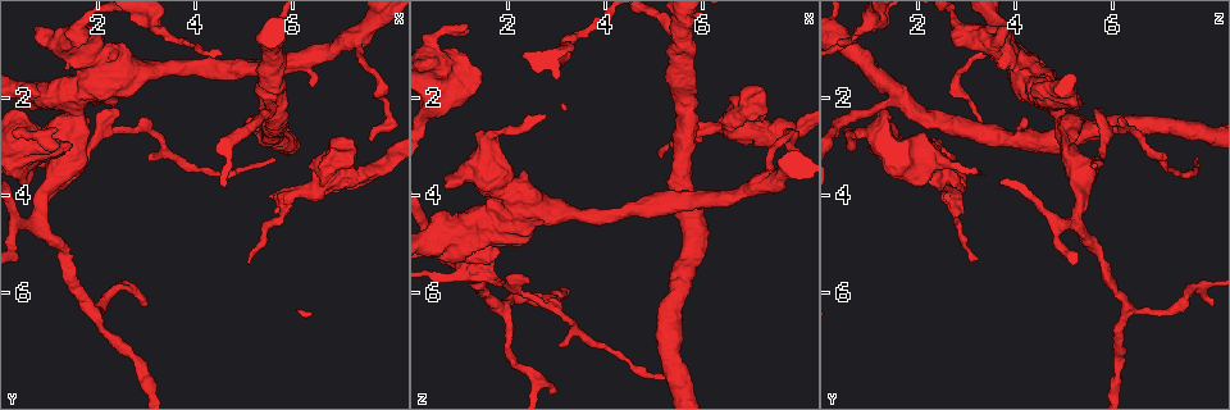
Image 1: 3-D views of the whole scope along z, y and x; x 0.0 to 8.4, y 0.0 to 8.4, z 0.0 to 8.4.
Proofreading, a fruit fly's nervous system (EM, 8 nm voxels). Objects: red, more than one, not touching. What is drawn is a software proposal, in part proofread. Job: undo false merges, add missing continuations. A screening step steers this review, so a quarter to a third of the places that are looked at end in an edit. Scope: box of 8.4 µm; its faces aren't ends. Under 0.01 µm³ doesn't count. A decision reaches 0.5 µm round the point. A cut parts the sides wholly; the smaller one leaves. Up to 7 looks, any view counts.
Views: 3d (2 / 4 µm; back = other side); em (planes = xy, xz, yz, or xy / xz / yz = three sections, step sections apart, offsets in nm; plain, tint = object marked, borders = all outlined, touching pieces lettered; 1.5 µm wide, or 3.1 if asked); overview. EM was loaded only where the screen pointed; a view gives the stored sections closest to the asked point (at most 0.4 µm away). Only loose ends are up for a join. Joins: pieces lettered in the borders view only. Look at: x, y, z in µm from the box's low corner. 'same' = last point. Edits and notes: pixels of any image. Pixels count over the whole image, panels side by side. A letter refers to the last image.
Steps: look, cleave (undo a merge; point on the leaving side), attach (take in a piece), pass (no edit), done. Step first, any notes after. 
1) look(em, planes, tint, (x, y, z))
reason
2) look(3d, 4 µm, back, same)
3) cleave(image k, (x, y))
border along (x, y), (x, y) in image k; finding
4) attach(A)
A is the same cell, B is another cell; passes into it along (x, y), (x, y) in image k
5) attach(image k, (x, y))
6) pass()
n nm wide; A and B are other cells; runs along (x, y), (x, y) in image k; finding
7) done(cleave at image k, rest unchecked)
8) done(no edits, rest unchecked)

look(em, planes, plain, (2.45, 2.25, 5.75))
branch stops here

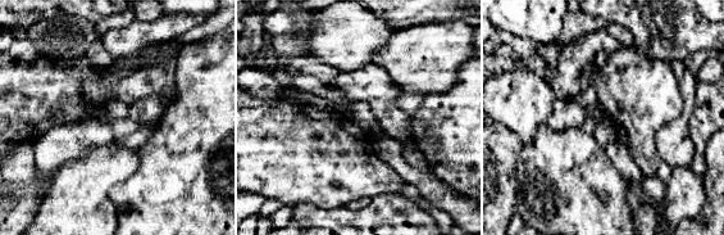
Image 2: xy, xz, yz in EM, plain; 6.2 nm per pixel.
look(em, planes, borders, same)
see the neighbours

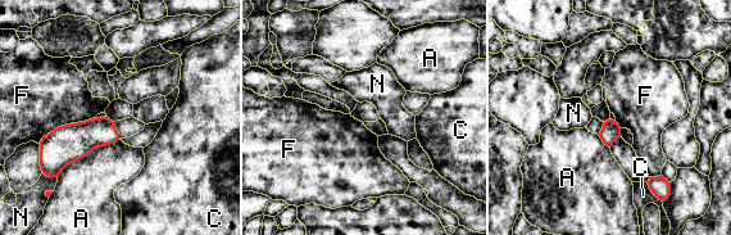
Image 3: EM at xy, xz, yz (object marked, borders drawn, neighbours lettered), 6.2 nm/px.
pass()
A, C, F and N are other cells; border along (94, 117), (60, 125), (39, 143) in image 3; none of them fits

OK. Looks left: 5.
look(3d, 2 µm, (5.05, 5.35, 3.15))
an open end

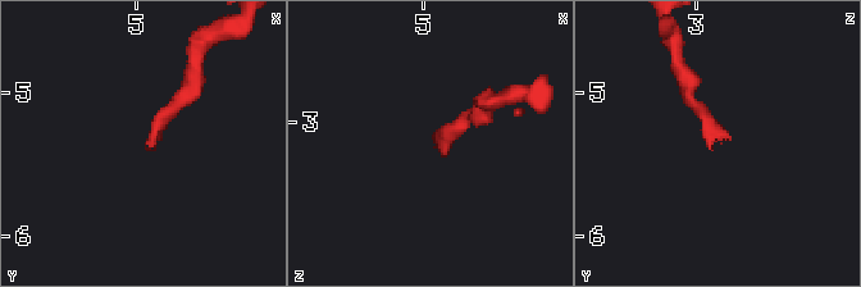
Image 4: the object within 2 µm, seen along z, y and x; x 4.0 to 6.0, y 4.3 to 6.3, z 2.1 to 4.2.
look(em, yz, step 8, tint, (5.10, 5.42, 3.08))

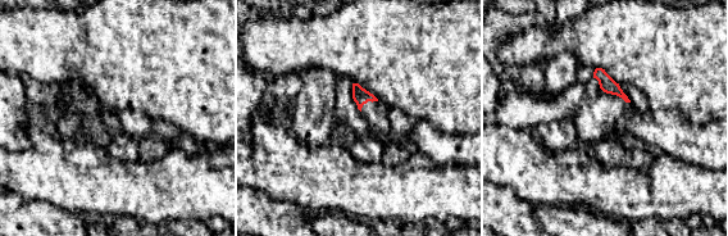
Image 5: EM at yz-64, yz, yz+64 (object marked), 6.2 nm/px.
look(em, planes, borders, same)
another direction

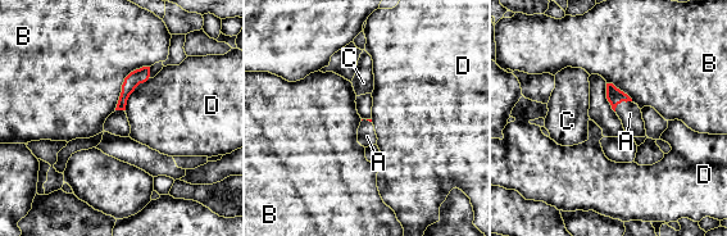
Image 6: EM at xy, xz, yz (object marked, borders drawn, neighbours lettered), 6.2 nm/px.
attach(A)
A is the same cell, B, C and D are other cells; passes into it along (614, 95), (621, 101), (630, 113) in image 6; it goes on there

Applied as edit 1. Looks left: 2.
look(overview)
see it whole again

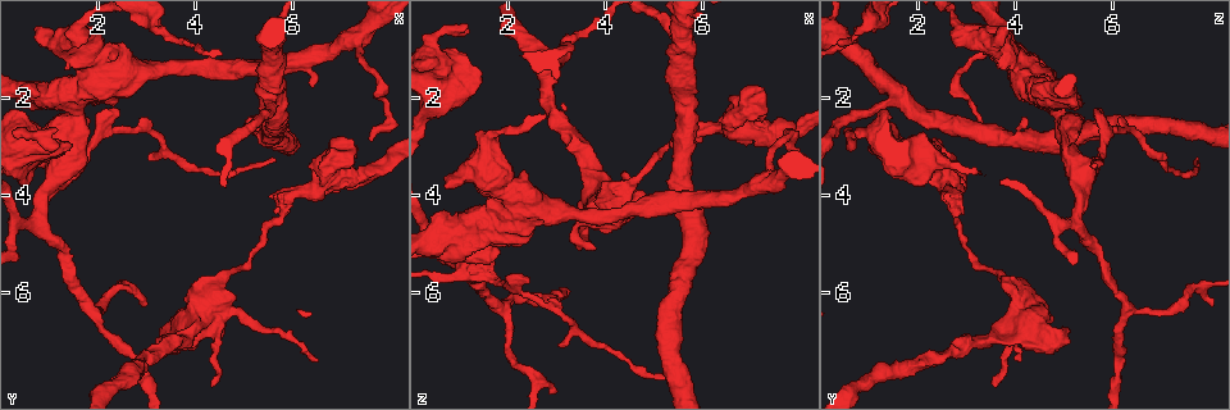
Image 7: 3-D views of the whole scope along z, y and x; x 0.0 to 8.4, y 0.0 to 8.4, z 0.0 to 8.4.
look(em, planes, borders, (3.80, 6.75, 5.10))
free end

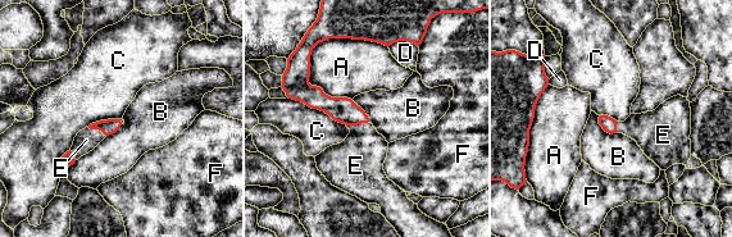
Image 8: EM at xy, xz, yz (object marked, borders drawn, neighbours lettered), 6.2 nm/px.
attach(E)
E is the same cell, A, B, C, D and F are other cells; passes into it along (344, 110), (357, 124), (357, 164) in image 8; it goes on there

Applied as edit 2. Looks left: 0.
done(attach at image 6, attach at image 8, rest unchecked)

